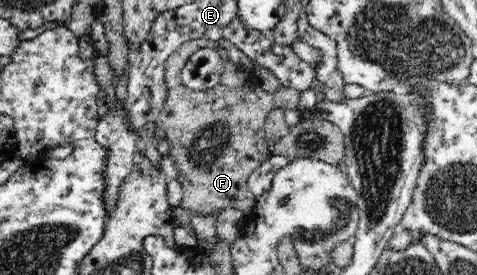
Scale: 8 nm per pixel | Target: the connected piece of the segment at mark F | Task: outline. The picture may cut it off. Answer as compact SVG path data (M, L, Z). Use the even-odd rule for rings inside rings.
M205 38L190 39L170 54L165 64L165 82L167 98L156 118L156 128L158 136L168 141L168 155L177 164L176 180L182 187L181 208L191 214L216 216L226 208L234 208L248 216L257 204L257 197L247 183L249 176L272 155L264 133L266 115L273 108L297 109L300 92L283 86L268 93L252 73L236 68L217 41ZM200 48L216 49L224 66L218 84L201 91L181 84L188 58Z

